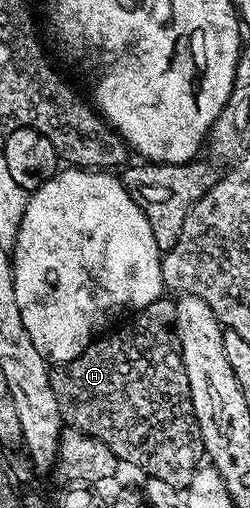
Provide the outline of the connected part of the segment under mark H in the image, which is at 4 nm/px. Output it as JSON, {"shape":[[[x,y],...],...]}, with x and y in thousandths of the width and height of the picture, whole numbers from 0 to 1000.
{"shape":[[[648,585],[560,608],[524,626],[476,648],[384,665],[292,709],[224,717],[200,728],[212,778],[252,831],[280,846],[388,860],[412,874],[436,876],[436,884],[452,884],[496,913],[528,911],[560,919],[576,937],[744,963],[756,947],[772,947],[772,931],[804,917],[820,890],[800,837],[772,805],[752,736],[736,726],[732,691],[692,646],[704,600],[688,587]]]}

